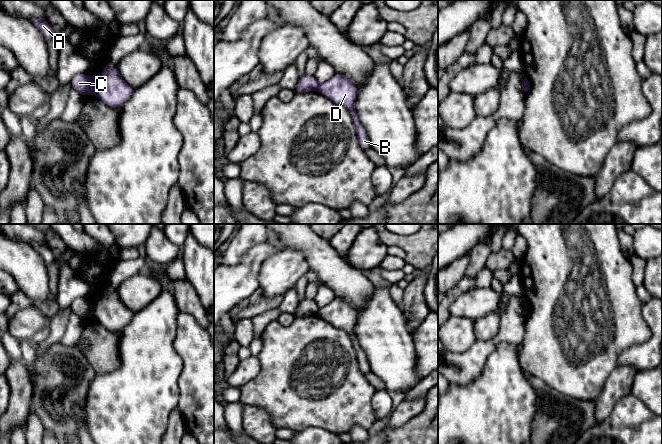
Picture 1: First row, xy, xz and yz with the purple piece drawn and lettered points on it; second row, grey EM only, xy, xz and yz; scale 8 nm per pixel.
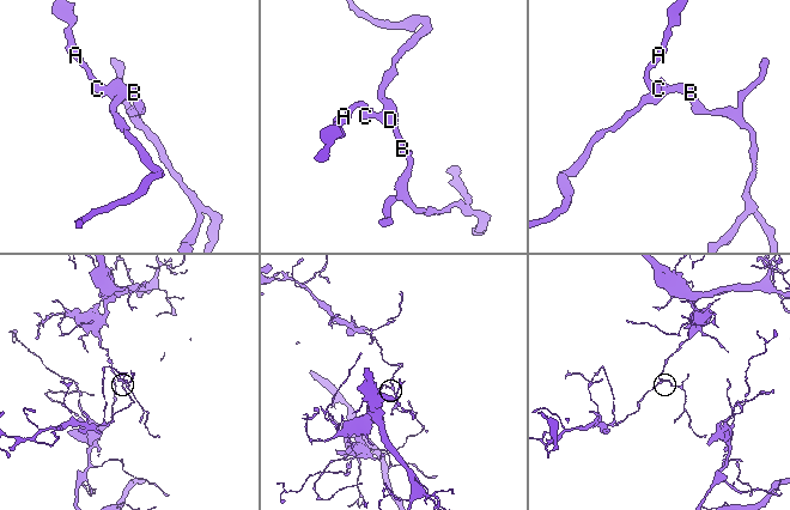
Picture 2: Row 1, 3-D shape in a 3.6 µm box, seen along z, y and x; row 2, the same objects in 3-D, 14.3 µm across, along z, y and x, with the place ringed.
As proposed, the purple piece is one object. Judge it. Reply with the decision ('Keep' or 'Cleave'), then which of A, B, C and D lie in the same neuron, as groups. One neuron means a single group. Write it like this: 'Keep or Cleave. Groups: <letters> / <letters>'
Cleave. Groups: A C / B D

